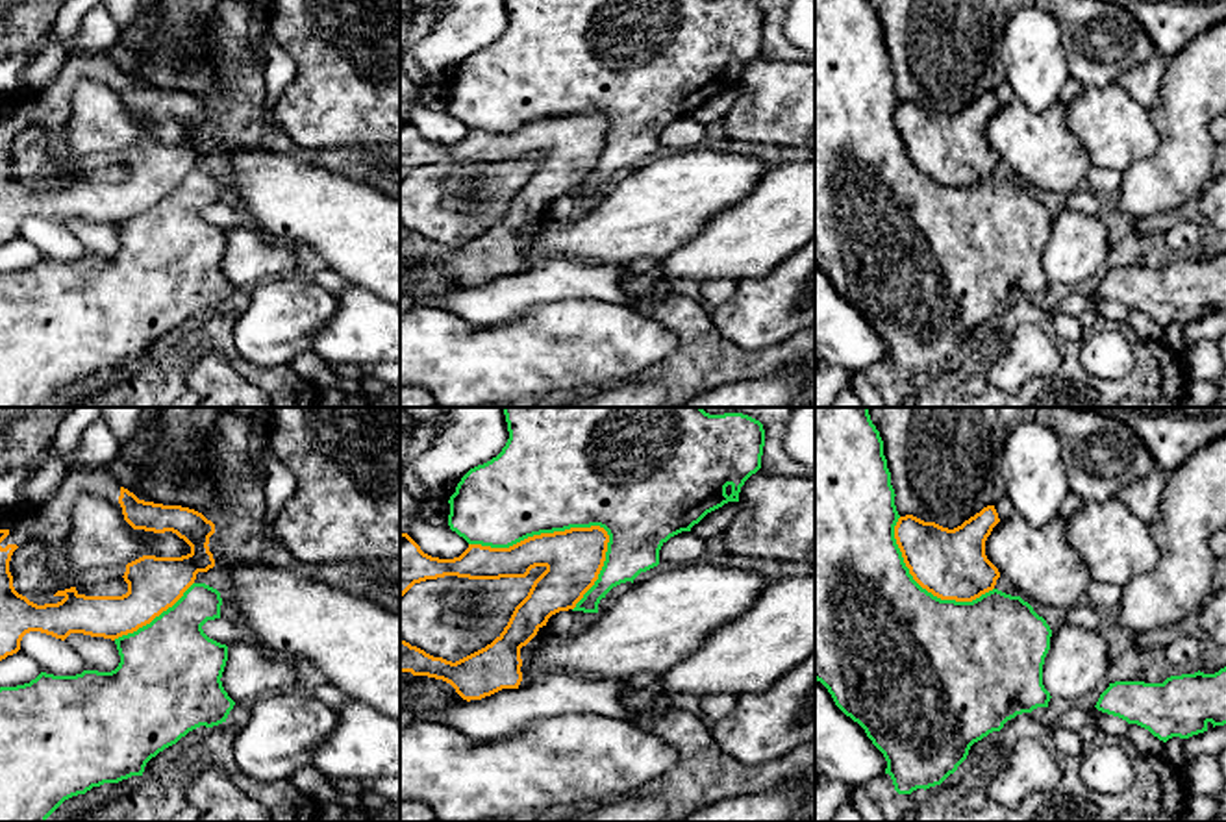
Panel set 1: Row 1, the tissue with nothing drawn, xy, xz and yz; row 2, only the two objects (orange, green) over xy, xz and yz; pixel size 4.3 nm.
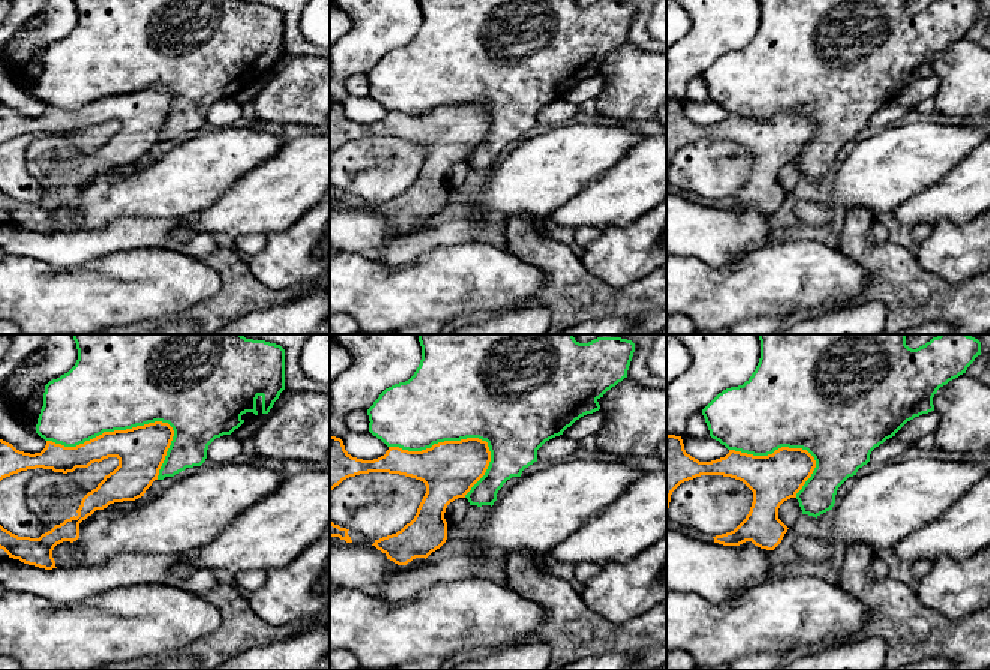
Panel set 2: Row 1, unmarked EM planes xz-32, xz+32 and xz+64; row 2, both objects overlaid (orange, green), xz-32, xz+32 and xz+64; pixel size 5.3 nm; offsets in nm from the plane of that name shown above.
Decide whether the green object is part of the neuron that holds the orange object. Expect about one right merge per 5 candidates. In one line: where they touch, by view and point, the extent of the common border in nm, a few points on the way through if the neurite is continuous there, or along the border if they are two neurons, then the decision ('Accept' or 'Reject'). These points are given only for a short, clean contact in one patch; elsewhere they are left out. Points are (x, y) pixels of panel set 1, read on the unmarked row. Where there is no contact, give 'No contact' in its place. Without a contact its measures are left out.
Touches orange at xz (541, 119). Shared border 600 nm. Reject

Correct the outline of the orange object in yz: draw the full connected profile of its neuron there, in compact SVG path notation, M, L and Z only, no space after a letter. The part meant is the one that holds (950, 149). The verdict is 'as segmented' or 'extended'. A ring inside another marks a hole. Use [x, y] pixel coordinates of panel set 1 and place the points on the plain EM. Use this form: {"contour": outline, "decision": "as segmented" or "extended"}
{"contour": "M995 91L954 115L906 100L894 111L894 124L922 174L941 185L972 187L993 176L1000 163L985 141L985 126L998 107Z", "decision": "as segmented"}

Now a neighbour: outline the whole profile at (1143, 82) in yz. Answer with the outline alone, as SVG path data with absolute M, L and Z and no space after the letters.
M1156 52L1145 63L1130 67L1117 78L1117 83L1122 85L1141 106L1150 109L1159 98L1159 87L1165 74L1167 57Z

